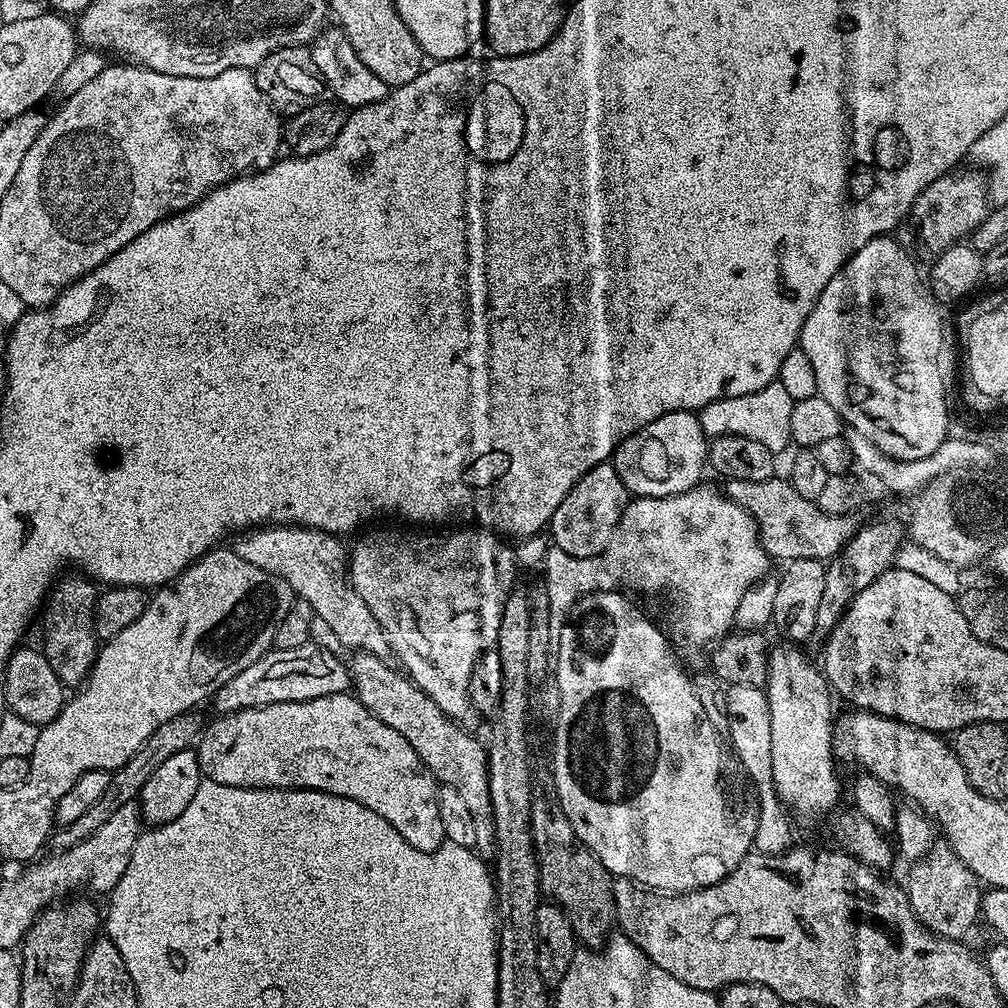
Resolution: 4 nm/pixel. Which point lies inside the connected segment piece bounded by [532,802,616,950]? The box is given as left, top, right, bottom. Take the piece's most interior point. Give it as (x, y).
(571, 875)

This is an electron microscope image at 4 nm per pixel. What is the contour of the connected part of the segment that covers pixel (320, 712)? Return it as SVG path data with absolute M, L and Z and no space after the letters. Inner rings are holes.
M339 692L306 702L247 708L215 718L217 720L203 729L198 740L200 770L207 779L235 788L313 788L315 792L329 792L362 802L366 810L374 810L374 814L386 818L386 822L390 822L414 850L433 852L446 842L442 817L438 814L436 777L424 767L418 754L414 754L414 746L410 746L398 730L390 730L386 722L374 718L355 695Z

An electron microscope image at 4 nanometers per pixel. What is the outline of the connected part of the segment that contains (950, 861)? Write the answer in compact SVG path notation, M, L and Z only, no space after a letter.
M944 842L933 843L931 850L911 867L906 891L914 914L935 936L963 941L964 935L982 916L982 885L974 870L970 870L970 866L966 866L966 862L962 862L962 858Z

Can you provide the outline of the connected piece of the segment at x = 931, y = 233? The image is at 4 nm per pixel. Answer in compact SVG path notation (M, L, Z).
M953 170L930 186L926 186L926 190L918 194L912 207L911 219L916 219L920 240L932 254L939 254L951 244L961 243L965 238L971 237L972 231L988 217L990 193L987 179L979 171L960 171Z

